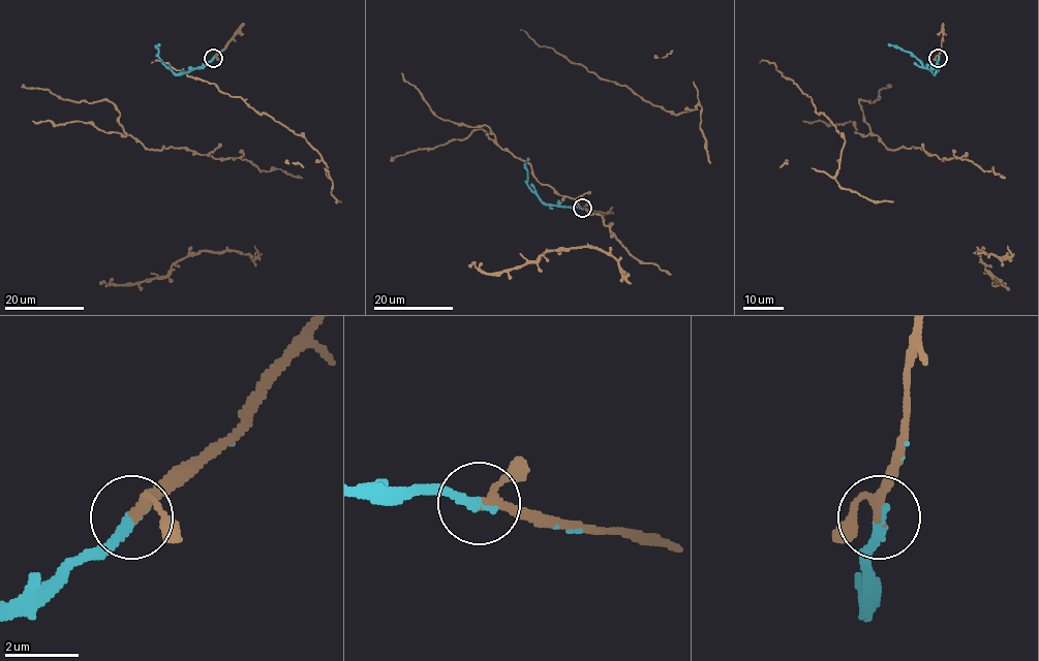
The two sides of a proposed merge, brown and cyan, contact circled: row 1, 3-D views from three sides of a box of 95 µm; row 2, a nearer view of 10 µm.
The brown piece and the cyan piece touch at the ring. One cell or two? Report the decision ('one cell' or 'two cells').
one cell

